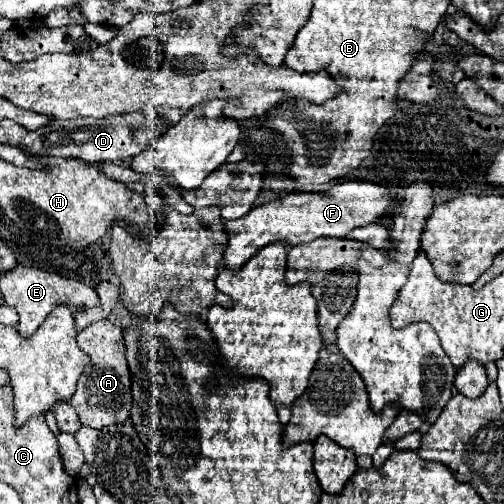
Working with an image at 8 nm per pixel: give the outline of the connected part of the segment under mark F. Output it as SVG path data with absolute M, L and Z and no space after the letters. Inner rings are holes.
M338 182L324 192L296 192L280 200L252 208L246 216L224 222L228 242L224 248L224 266L230 270L242 268L260 248L284 242L296 246L302 242L312 242L316 238L342 238L358 226L368 226L376 222L390 204L388 186L372 182Z

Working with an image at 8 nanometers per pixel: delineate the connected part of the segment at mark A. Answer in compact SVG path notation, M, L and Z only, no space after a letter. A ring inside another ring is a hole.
M100 320L100 324L92 324L78 336L78 346L90 356L90 364L84 368L80 376L80 384L70 400L74 406L82 426L104 428L110 424L122 424L130 416L132 394L130 394L130 370L126 364L126 346L122 338L122 330L114 326L110 320Z

